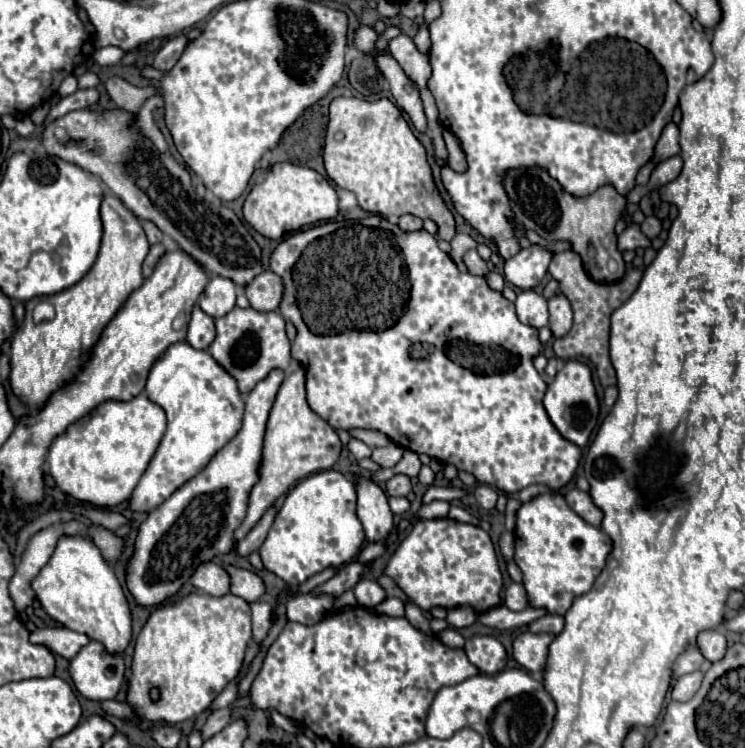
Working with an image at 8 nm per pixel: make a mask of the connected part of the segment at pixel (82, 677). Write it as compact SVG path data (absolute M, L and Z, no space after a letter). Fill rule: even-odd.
M89 641L69 665L75 689L91 701L115 699L125 681L123 655L111 655L101 643Z

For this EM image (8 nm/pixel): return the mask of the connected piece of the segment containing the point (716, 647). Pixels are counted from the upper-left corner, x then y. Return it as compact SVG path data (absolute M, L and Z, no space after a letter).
M709 629L709 631L701 631L697 635L697 647L703 653L705 659L709 661L719 661L725 655L727 649L727 641L725 641L725 633L719 629Z

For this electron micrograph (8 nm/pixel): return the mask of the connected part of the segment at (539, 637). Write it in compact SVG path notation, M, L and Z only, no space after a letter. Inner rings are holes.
M525 631L513 641L513 657L527 671L543 673L545 663L547 663L547 651L549 651L549 645L555 637L557 635Z

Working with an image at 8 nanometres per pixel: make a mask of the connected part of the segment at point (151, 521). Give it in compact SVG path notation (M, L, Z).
M273 369L255 385L255 389L245 397L241 431L199 475L189 479L141 523L135 539L135 555L127 567L127 587L139 605L161 605L189 581L199 563L211 561L215 555L229 553L233 549L233 531L241 525L247 511L249 491L259 479L265 425L283 377L283 369Z

